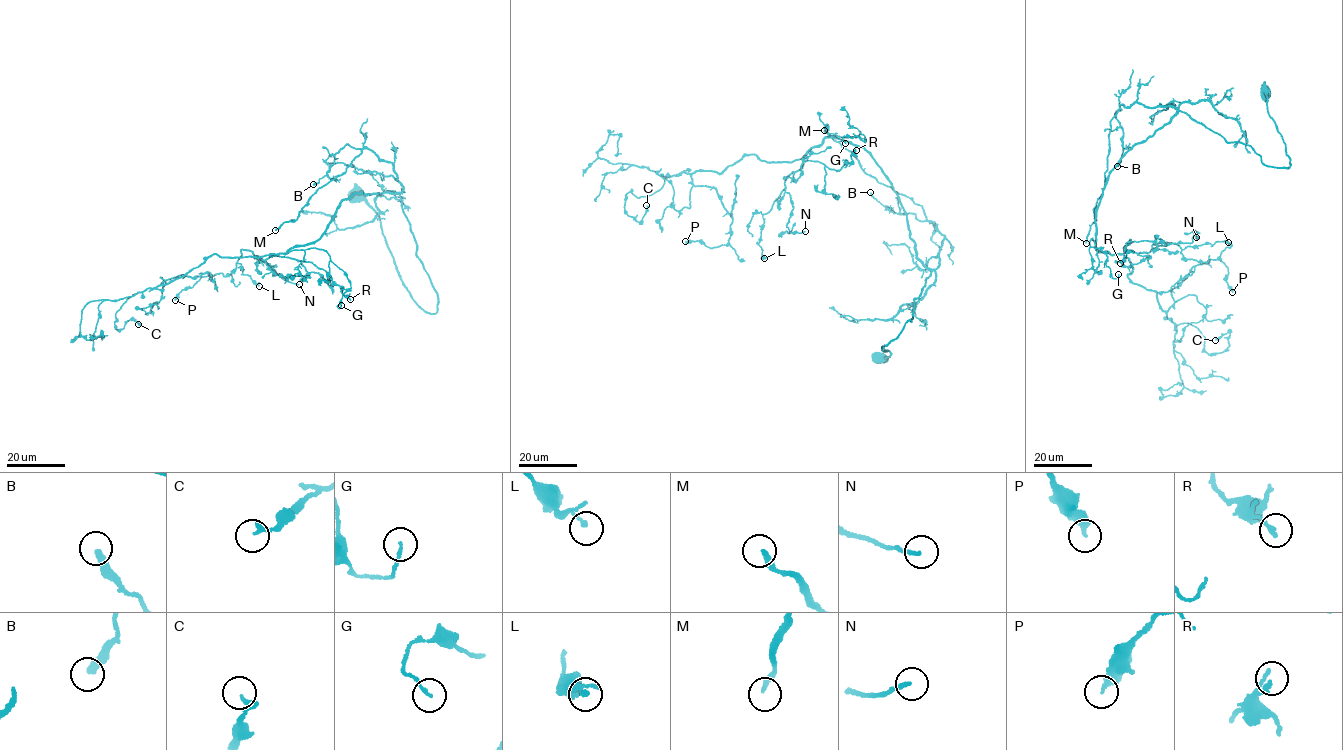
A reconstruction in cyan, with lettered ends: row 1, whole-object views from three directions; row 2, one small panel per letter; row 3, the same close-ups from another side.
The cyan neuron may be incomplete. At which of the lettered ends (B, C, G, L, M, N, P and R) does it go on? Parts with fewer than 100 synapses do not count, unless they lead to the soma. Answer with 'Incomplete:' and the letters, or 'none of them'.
Incomplete: none of them

